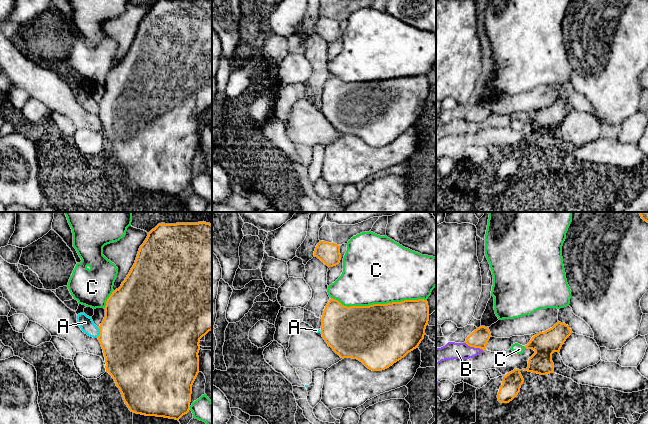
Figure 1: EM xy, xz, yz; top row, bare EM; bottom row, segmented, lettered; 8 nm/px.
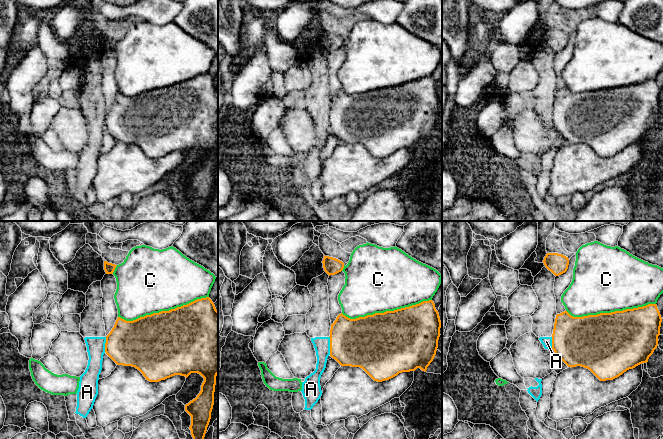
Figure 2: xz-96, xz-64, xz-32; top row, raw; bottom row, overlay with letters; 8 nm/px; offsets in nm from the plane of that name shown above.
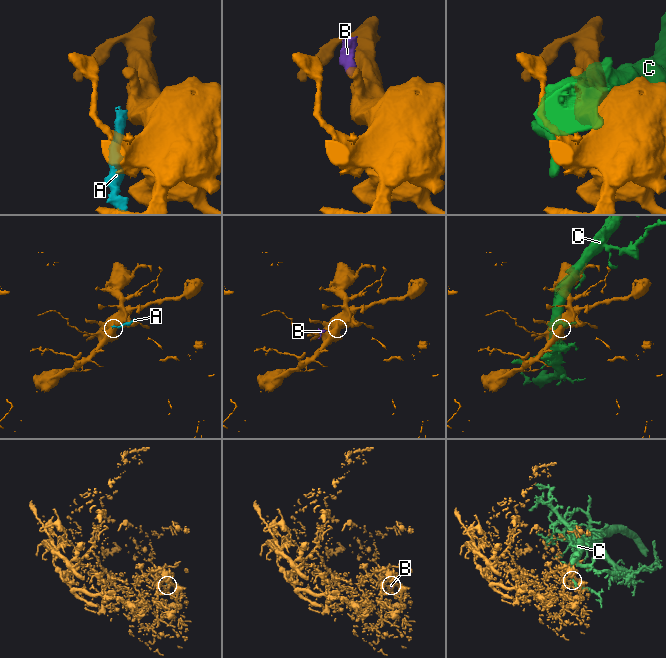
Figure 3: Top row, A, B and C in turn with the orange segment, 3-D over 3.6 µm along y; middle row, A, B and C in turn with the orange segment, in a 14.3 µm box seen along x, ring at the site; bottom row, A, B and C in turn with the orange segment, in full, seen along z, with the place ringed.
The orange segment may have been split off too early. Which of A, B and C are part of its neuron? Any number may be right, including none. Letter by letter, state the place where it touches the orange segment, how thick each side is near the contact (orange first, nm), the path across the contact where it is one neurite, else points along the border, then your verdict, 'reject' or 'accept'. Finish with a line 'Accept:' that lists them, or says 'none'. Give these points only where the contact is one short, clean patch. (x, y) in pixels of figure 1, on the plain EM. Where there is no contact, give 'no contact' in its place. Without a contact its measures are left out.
A: meets orange in xy at (100, 108); 500 nm thick on the orange side, 120 nm on the other; reject
B: meets orange in yz at (474, 123); 150 nm thick on the orange side, 140 nm on the other; border along yz (465, 118), (470, 122), (479, 123), (483, 126); reject
C: meets orange in xz at (379, 80); 500 nm thick on the orange side, 500 nm on the other; reject
Accept: none

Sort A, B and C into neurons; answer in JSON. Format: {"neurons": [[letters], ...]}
{"neurons": [["A", "B"], ["C"]]}

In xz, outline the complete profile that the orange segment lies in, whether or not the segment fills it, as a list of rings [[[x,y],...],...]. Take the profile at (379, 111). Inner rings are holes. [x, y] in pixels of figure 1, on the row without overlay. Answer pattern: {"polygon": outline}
{"polygon": [[[331,74],[322,91],[321,110],[341,134],[357,135],[372,147],[382,147],[419,122],[428,97],[429,82],[424,75],[347,83]]]}

